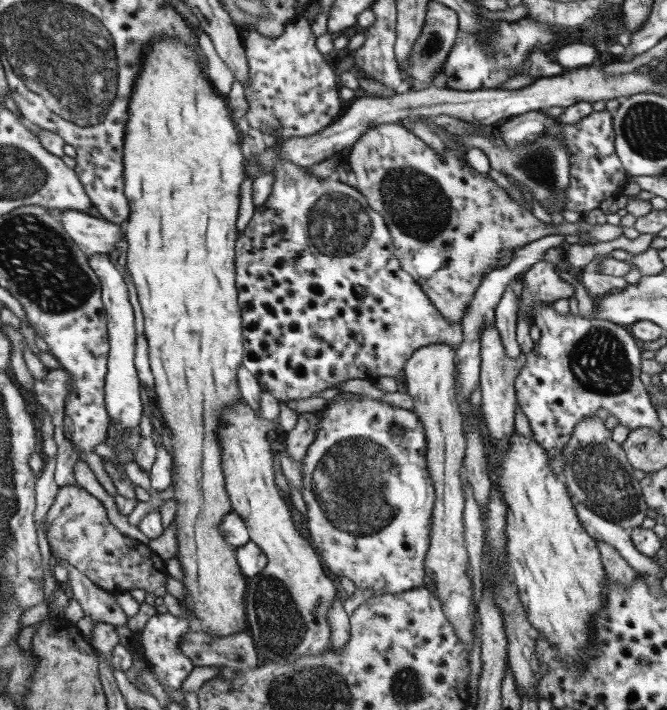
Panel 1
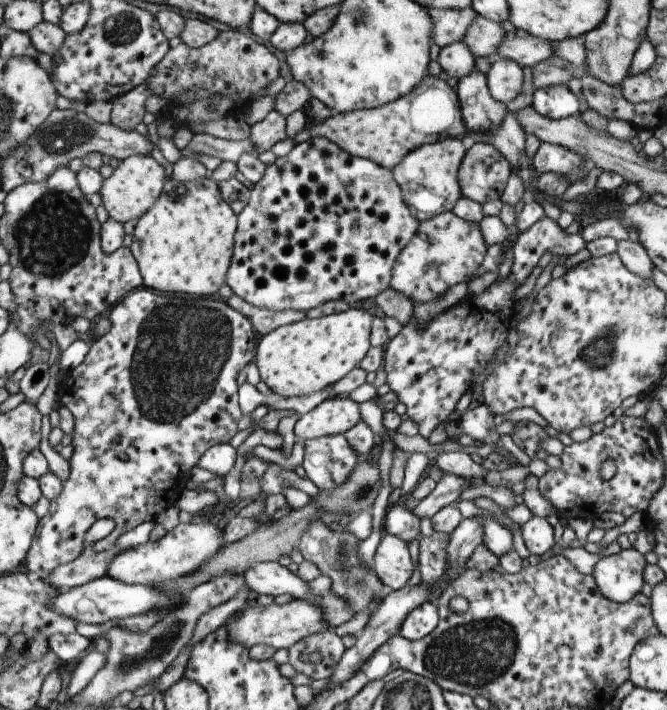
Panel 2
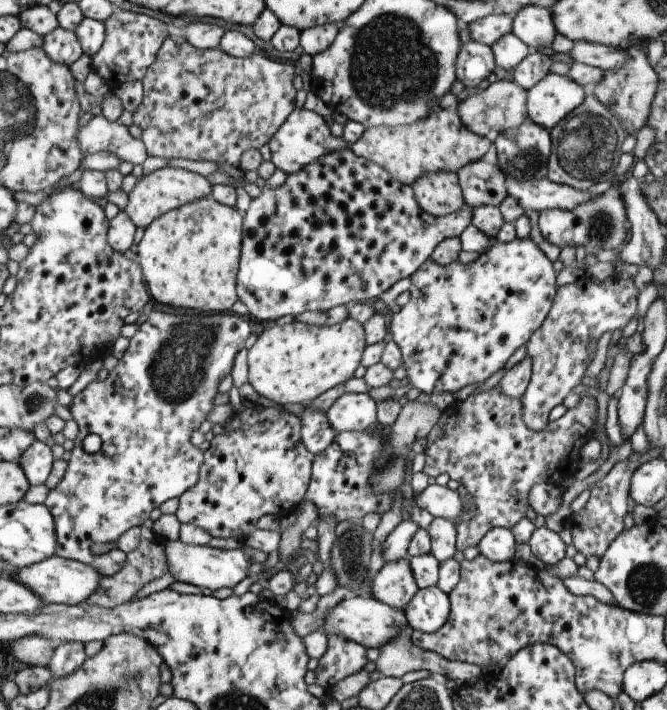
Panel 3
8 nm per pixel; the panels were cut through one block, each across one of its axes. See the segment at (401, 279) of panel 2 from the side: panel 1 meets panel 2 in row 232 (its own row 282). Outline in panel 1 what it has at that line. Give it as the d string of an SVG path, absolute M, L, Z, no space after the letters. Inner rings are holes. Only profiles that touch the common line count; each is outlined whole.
M385 122L368 126L345 152L347 170L355 176L354 187L365 197L369 208L383 219L401 270L413 277L430 303L435 306L437 313L447 321L460 322L482 276L497 267L501 250L513 257L518 248L548 234L568 233L574 236L582 232L598 243L611 241L622 235L619 226L607 222L602 225L589 225L578 221L554 226L543 223L516 200L511 199L487 173L478 174L467 164L463 164L451 149L445 149L441 154L435 153L398 123Z

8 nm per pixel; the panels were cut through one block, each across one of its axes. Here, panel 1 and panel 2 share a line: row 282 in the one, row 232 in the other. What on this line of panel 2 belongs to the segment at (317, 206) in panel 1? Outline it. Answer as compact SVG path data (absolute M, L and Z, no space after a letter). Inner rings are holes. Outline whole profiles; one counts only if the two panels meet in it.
M310 136L307 140L293 145L293 148L285 156L277 157L272 165L266 166L259 182L254 183L251 188L245 208L236 215L235 240L224 284L229 286L232 294L245 300L247 304L275 312L285 309L307 312L309 309L332 300L343 301L348 305L361 302L361 300L369 300L369 298L375 298L385 289L389 289L392 268L398 254L413 238L419 223L420 221L409 212L401 189L390 170L377 166L377 163L371 162L371 160L351 156L325 137Z

